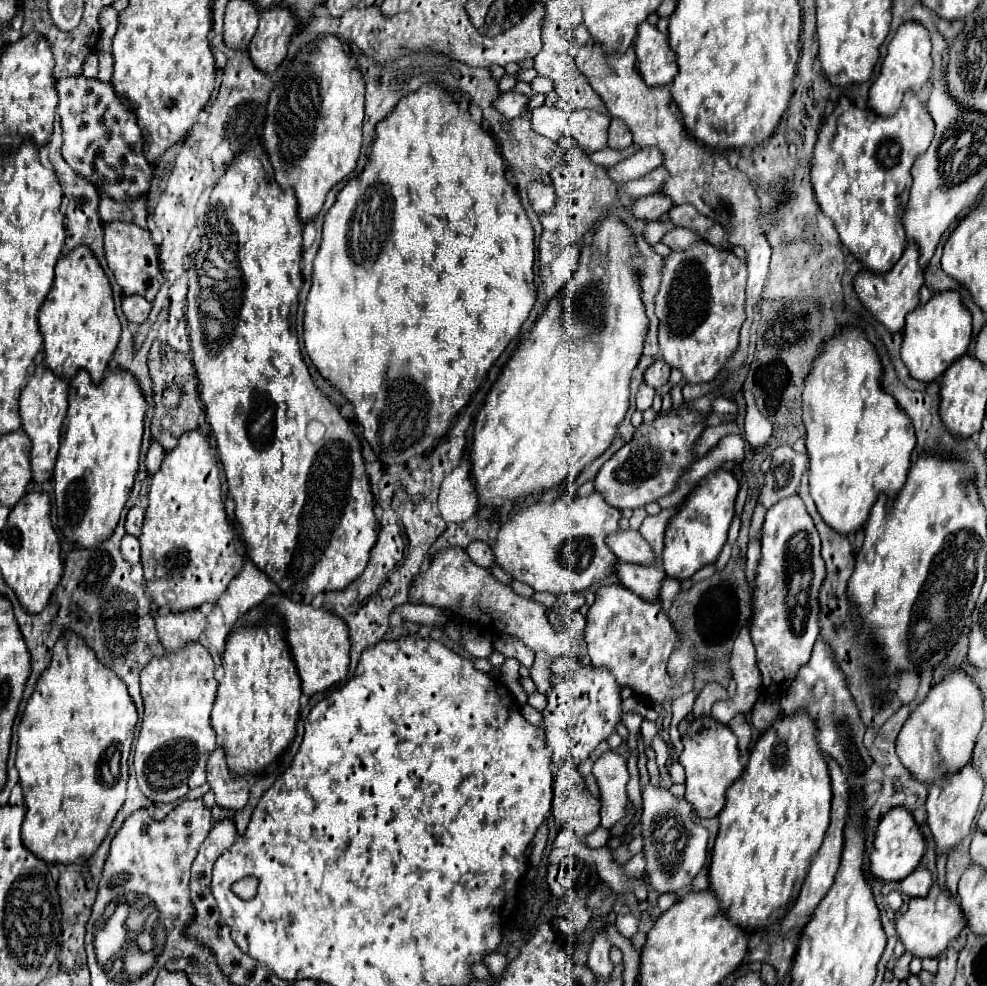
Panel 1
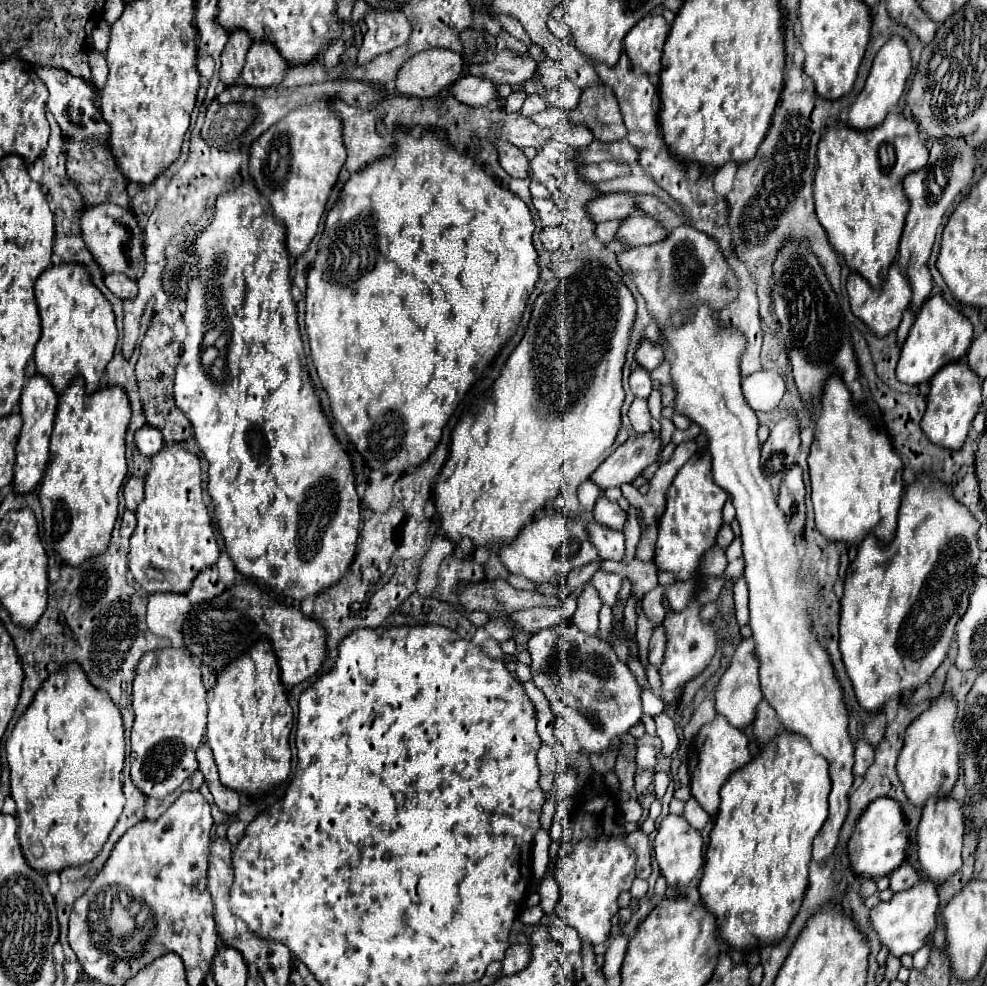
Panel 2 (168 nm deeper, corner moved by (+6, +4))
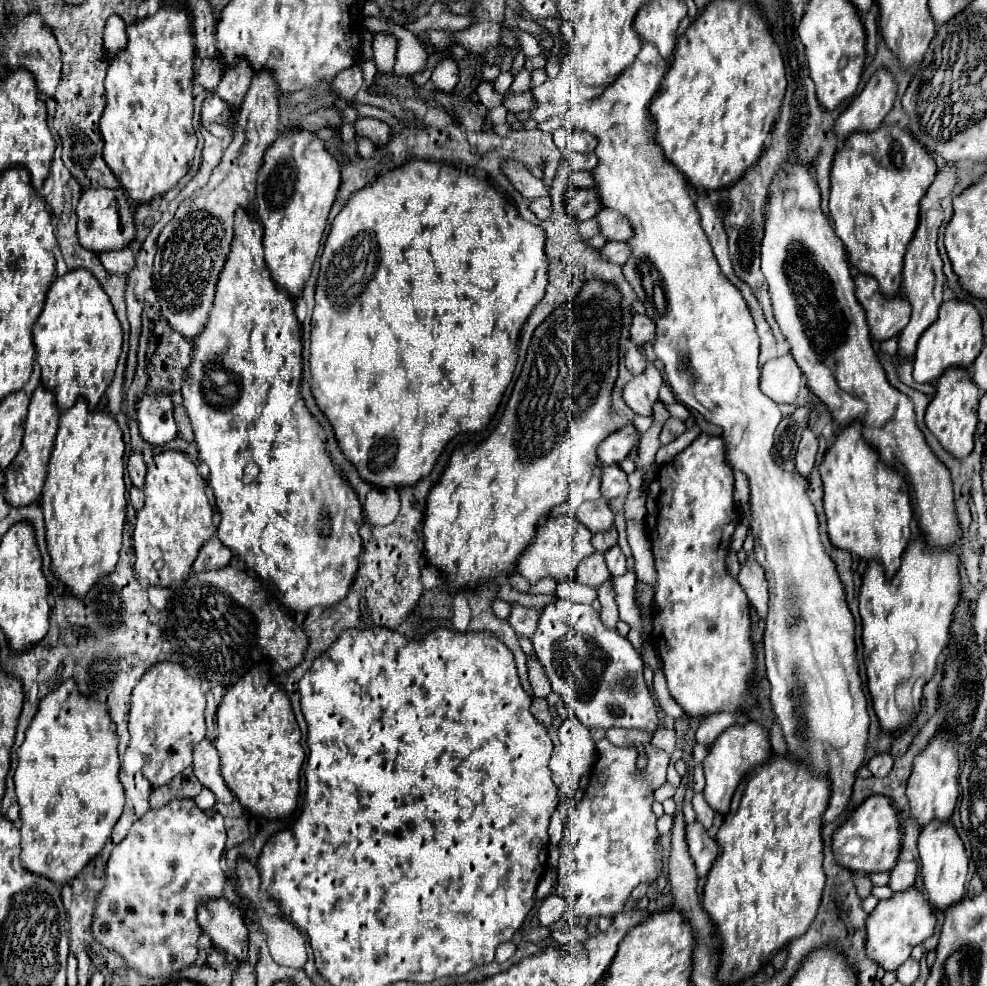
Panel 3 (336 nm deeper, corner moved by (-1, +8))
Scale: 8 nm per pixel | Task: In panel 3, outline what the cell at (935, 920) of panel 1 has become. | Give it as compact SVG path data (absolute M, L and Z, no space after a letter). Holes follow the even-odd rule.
M910 886L904 892L892 894L888 900L880 900L866 920L866 950L872 960L876 960L886 970L896 970L904 960L908 960L914 946L922 944L934 934L936 916L924 892Z

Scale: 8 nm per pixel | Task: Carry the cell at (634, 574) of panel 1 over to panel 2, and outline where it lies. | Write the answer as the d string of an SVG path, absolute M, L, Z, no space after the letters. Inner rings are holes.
M593 520L587 524L587 534L589 534L589 542L599 550L601 560L621 562L621 558L625 554L625 538L623 538L621 530L607 528Z

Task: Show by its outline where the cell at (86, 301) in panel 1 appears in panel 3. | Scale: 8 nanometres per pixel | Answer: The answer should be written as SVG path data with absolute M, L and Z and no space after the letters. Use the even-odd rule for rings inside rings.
M70 270L56 276L40 318L32 330L36 360L42 368L42 384L54 392L60 410L70 408L76 398L84 398L94 410L114 378L122 350L122 328L110 298L88 270Z

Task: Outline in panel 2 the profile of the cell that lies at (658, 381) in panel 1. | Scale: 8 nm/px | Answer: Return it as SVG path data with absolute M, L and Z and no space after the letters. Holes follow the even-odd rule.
M647 338L641 340L637 352L635 352L635 360L645 368L645 370L653 370L663 362L663 348Z

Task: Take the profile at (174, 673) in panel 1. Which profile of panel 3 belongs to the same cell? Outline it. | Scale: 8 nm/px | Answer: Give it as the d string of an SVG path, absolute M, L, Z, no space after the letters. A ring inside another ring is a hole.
M158 662L134 688L132 708L128 714L130 748L144 756L142 776L152 786L172 782L172 778L188 768L192 764L194 746L206 736L206 696L200 684L200 678L190 676L184 666L174 662Z

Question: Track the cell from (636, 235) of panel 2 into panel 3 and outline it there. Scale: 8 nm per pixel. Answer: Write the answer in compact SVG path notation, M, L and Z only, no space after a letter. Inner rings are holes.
M604 208L604 210L596 216L596 220L598 220L600 232L602 232L608 240L628 242L628 238L632 238L632 226L628 226L628 218L622 218L620 214L616 214L616 210Z

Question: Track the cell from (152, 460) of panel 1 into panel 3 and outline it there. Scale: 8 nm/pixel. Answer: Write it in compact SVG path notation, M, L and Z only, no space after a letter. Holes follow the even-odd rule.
M148 390L148 394L138 402L136 418L142 438L152 446L164 446L176 438L176 422L172 416L172 400L168 394Z

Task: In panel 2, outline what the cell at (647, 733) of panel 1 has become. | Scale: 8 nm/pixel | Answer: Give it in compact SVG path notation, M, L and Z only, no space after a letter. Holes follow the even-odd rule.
M647 662L647 664L645 664L645 674L647 674L647 680L649 680L649 684L653 686L655 694L659 696L659 694L661 694L661 682L659 682L659 672L657 672L657 668L651 668L651 664Z

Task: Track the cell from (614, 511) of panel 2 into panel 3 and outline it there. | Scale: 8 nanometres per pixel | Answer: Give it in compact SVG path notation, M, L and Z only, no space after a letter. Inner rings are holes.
M602 466L600 478L602 478L602 496L606 500L614 500L630 492L626 474L616 466Z

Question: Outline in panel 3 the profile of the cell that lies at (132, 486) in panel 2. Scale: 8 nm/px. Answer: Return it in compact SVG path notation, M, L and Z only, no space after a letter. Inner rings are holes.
M132 452L130 460L128 460L128 474L132 478L132 484L136 486L144 486L144 476L146 476L146 462L144 456L140 452Z

